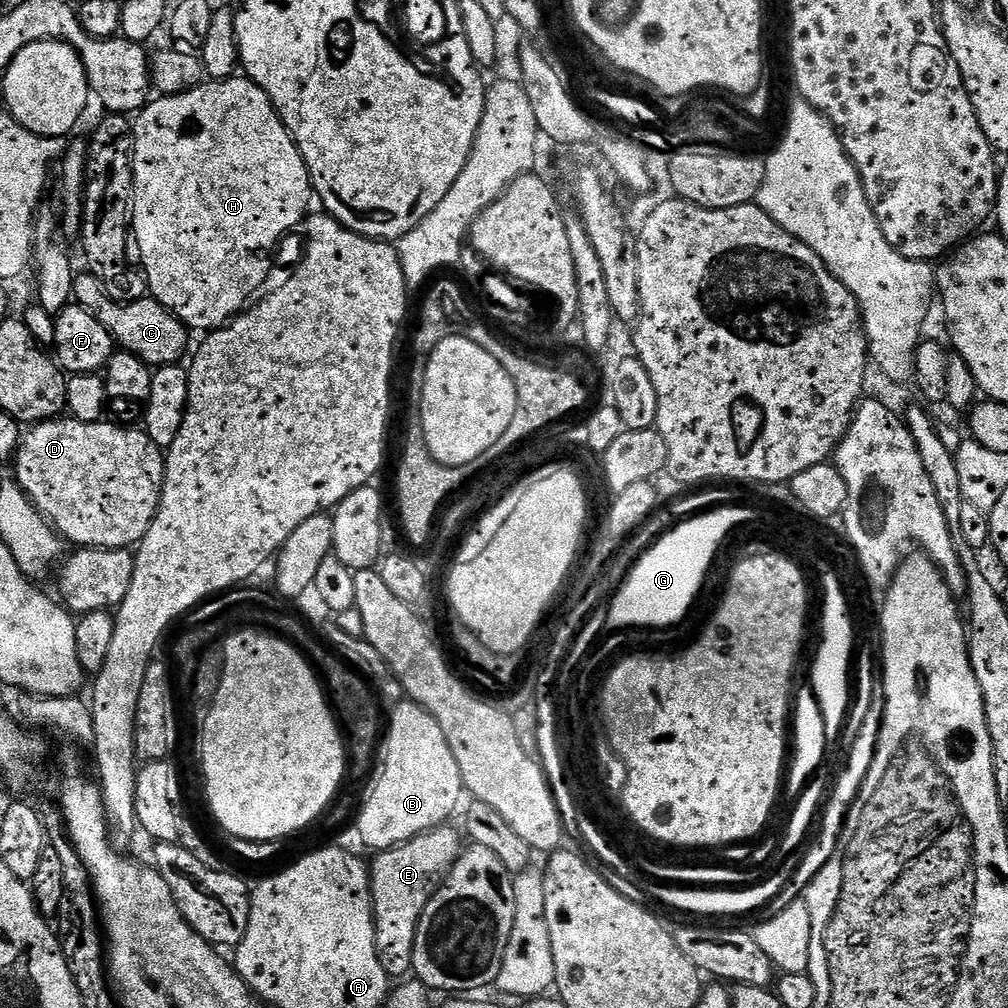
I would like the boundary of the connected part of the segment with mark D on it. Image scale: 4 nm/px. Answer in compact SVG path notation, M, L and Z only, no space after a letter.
M57 418L44 420L41 424L33 424L23 433L20 447L14 457L16 474L14 480L18 483L21 491L28 496L37 511L44 516L45 520L67 543L76 544L80 548L126 548L131 549L139 545L141 538L150 530L150 522L154 522L156 512L160 508L160 495L164 489L164 461L165 453L148 437L148 433L136 428L119 428L116 424L101 422L91 424L90 422L78 422L71 418Z

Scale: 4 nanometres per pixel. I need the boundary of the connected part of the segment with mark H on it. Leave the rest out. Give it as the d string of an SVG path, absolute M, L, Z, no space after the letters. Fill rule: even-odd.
M247 78L212 80L199 84L197 88L189 92L160 96L156 98L156 101L153 99L140 109L134 120L132 165L134 166L134 190L132 191L130 232L134 237L135 251L136 248L140 251L140 260L144 263L142 275L148 282L151 299L157 300L166 310L173 312L189 329L201 328L201 333L207 334L224 327L229 320L245 311L253 297L261 291L259 288L267 282L268 275L272 272L272 260L268 255L279 246L280 239L287 232L292 232L299 224L301 227L305 223L312 200L314 204L314 189L308 167L298 146L292 141L292 135L288 133L286 126L276 113L272 99L253 80Z

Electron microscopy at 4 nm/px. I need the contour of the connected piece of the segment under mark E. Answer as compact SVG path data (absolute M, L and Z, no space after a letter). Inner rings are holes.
M445 822L400 844L396 848L377 851L370 860L372 877L372 913L376 919L376 945L378 962L389 978L409 975L414 962L414 942L418 934L418 922L430 902L430 898L444 885L454 862L462 851L462 832Z

